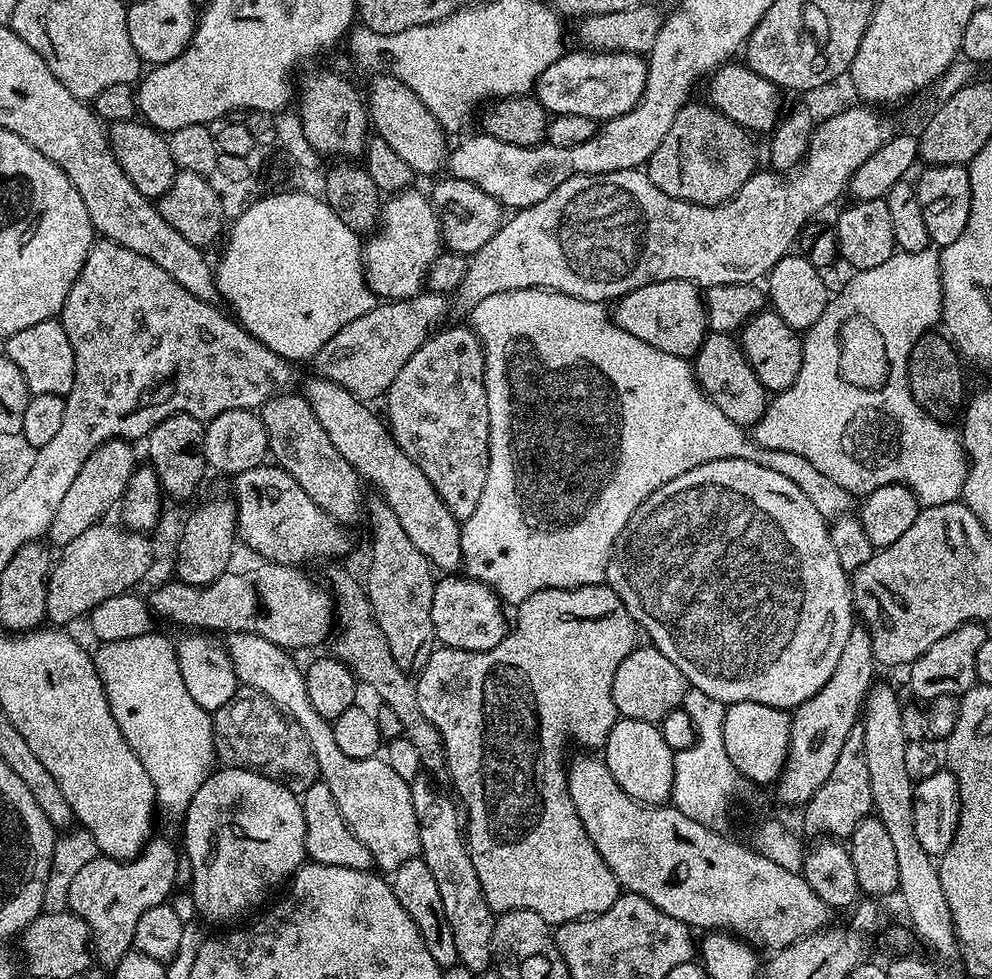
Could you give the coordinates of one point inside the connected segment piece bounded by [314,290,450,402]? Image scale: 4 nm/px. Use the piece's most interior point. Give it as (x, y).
(364, 357)

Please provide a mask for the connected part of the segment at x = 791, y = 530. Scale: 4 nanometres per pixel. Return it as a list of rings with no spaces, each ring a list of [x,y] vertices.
[[[715,460],[714,462],[706,462],[702,466],[694,466],[694,470],[686,470],[686,474],[678,474],[678,478],[674,478],[670,482],[663,484],[658,490],[654,490],[650,494],[650,498],[646,498],[646,502],[642,502],[642,506],[638,506],[638,510],[634,510],[634,514],[630,514],[622,534],[616,539],[615,548],[612,549],[612,559],[608,561],[608,579],[606,583],[609,588],[613,588],[616,591],[618,598],[622,598],[628,613],[632,615],[632,619],[642,629],[643,635],[645,632],[652,639],[649,640],[651,647],[658,649],[662,654],[666,654],[666,658],[670,658],[670,662],[674,662],[674,666],[678,666],[678,670],[682,670],[685,680],[688,681],[691,687],[702,690],[702,694],[710,694],[710,698],[722,701],[725,706],[737,704],[738,702],[758,702],[775,708],[795,710],[802,702],[814,698],[814,694],[818,694],[818,690],[822,690],[822,686],[826,686],[826,682],[830,682],[830,674],[834,674],[834,666],[838,666],[838,658],[842,658],[842,650],[846,650],[846,638],[850,638],[850,630],[854,626],[850,573],[842,566],[842,562],[834,550],[834,542],[830,542],[829,527],[829,521],[825,520],[822,514],[818,514],[814,502],[810,502],[810,498],[806,498],[806,494],[802,494],[802,490],[798,490],[798,486],[794,486],[794,482],[790,482],[790,478],[778,474],[778,470],[770,470],[766,466],[755,464],[749,460]]]

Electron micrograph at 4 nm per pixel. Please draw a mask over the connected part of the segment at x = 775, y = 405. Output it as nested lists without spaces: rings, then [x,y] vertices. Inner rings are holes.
[[[864,280],[864,288],[860,288],[860,292],[852,292],[845,287],[841,291],[841,296],[833,295],[822,318],[818,318],[818,322],[814,322],[814,326],[803,333],[802,370],[798,370],[798,378],[794,378],[794,386],[790,386],[784,392],[775,393],[771,397],[768,409],[754,425],[754,439],[761,448],[790,450],[790,454],[802,454],[806,458],[806,462],[812,463],[821,474],[826,474],[826,478],[838,482],[838,486],[842,486],[842,490],[852,493],[856,498],[870,495],[874,490],[878,490],[878,486],[905,484],[923,507],[955,504],[964,495],[964,483],[968,477],[969,466],[968,454],[964,451],[961,433],[957,429],[955,432],[947,423],[935,420],[921,408],[912,408],[912,403],[916,401],[912,396],[908,400],[872,400],[872,368],[868,368],[868,324],[856,324],[856,300],[868,300],[868,280]],[[824,328],[852,328],[852,332],[848,332],[848,336],[844,336],[844,340],[824,340]],[[840,348],[848,348],[848,356],[852,356],[852,360],[848,360],[848,356],[840,356]]]

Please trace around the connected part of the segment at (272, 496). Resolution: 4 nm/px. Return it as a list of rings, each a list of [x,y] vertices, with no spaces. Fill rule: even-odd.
[[[265,462],[256,468],[235,473],[236,531],[239,539],[244,540],[260,555],[261,561],[269,564],[303,565],[304,559],[312,560],[317,556],[324,560],[327,556],[344,556],[348,552],[348,536],[343,527],[337,524],[330,514],[326,514],[294,482],[285,468],[272,462]]]

